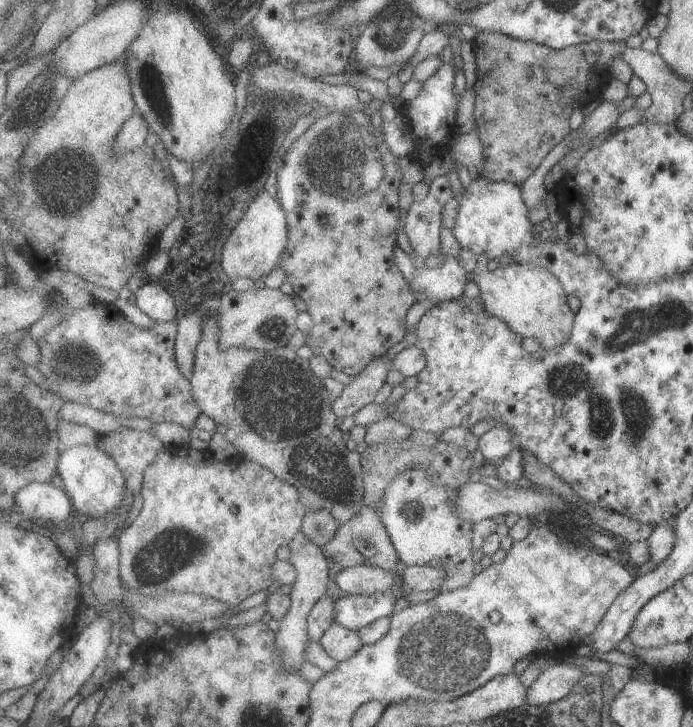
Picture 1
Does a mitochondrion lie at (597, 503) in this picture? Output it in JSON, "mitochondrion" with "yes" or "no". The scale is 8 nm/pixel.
{"mitochondrion":"no"}

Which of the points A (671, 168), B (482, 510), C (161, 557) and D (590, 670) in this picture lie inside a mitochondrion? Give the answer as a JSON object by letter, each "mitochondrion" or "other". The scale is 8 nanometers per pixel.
{"A":"other","B":"other","C":"mitochondrion","D":"other"}

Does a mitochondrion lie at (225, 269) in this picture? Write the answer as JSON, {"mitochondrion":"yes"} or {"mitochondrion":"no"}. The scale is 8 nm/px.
{"mitochondrion":"no"}

